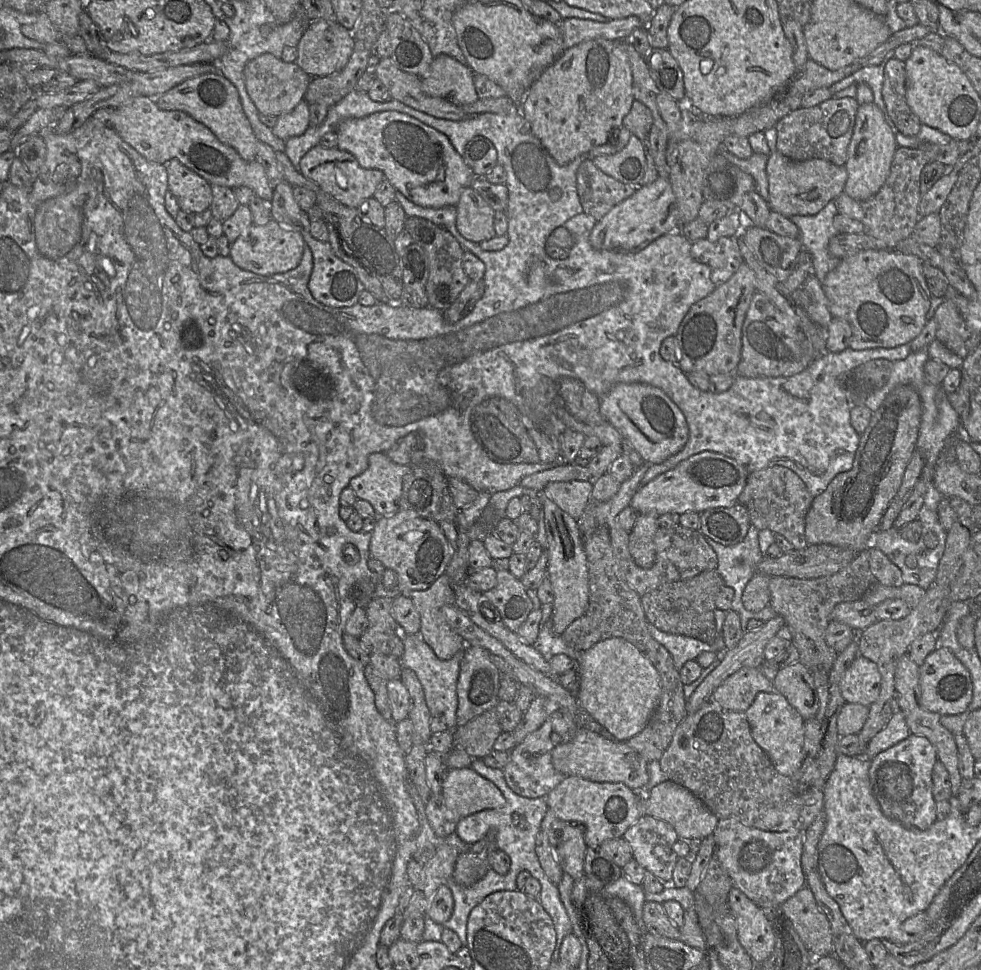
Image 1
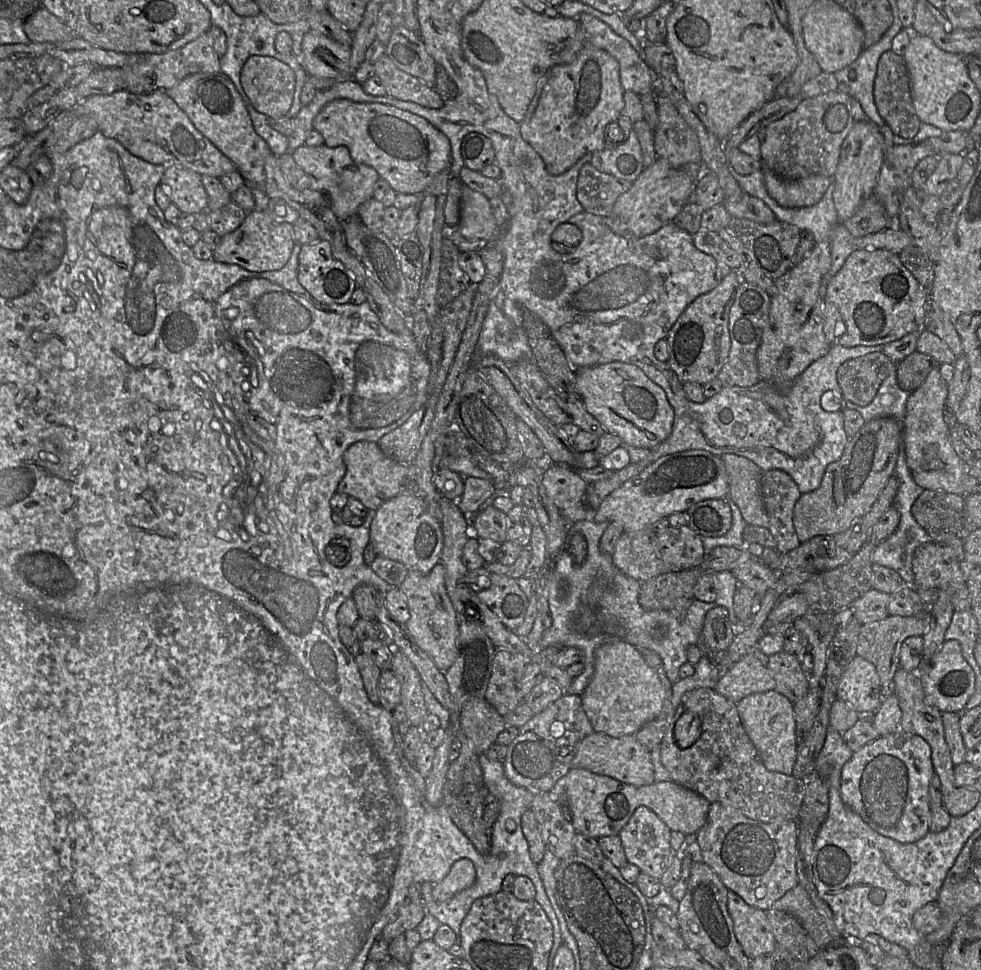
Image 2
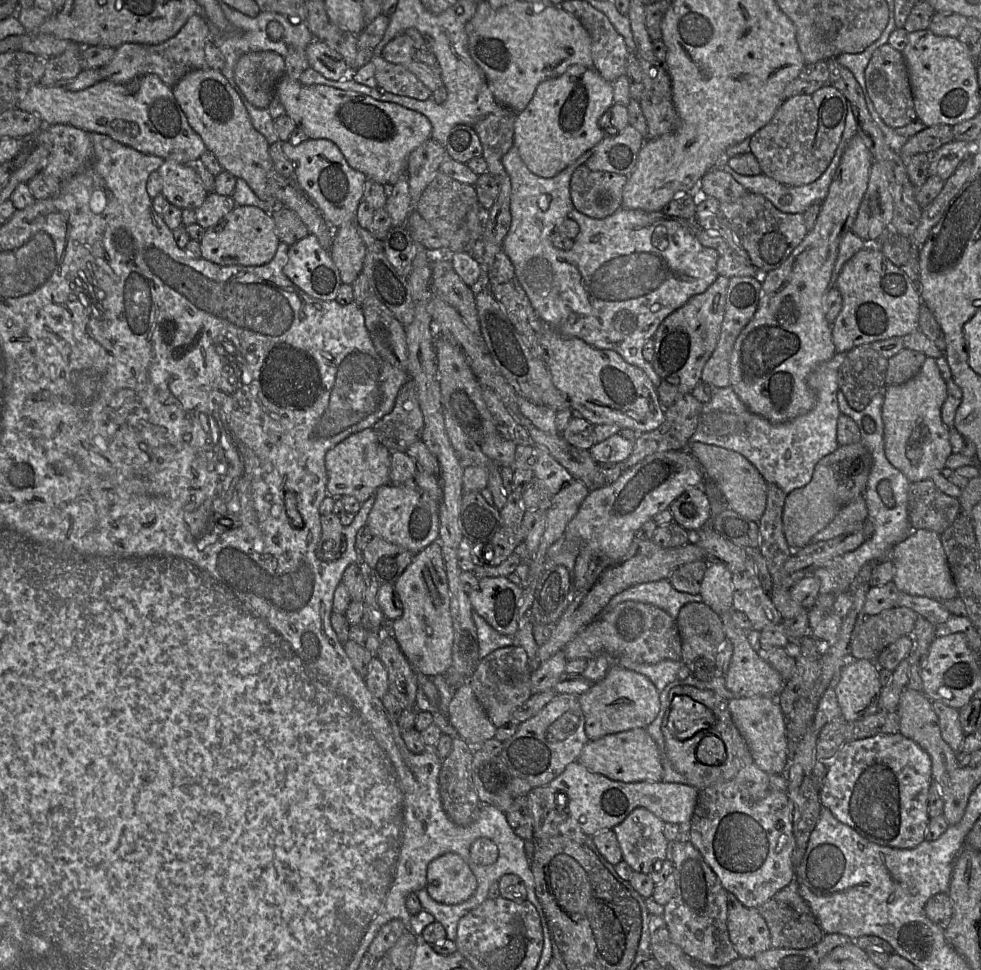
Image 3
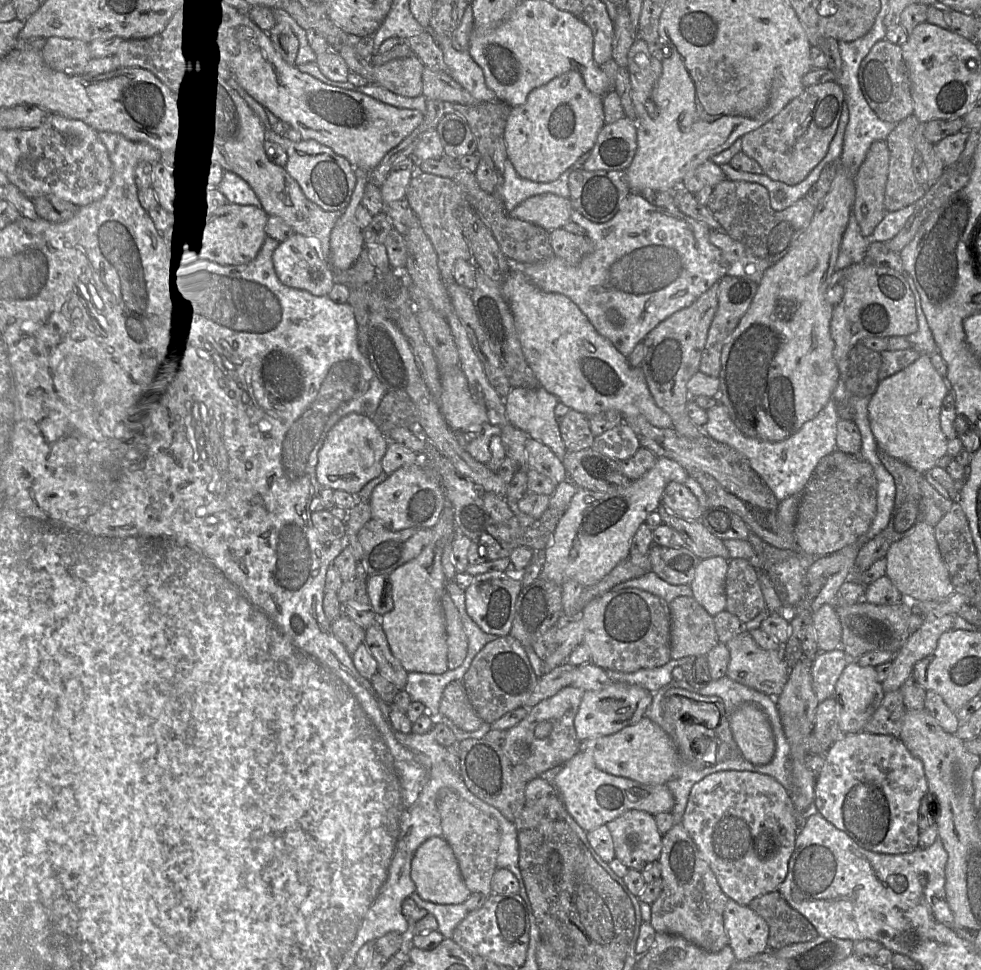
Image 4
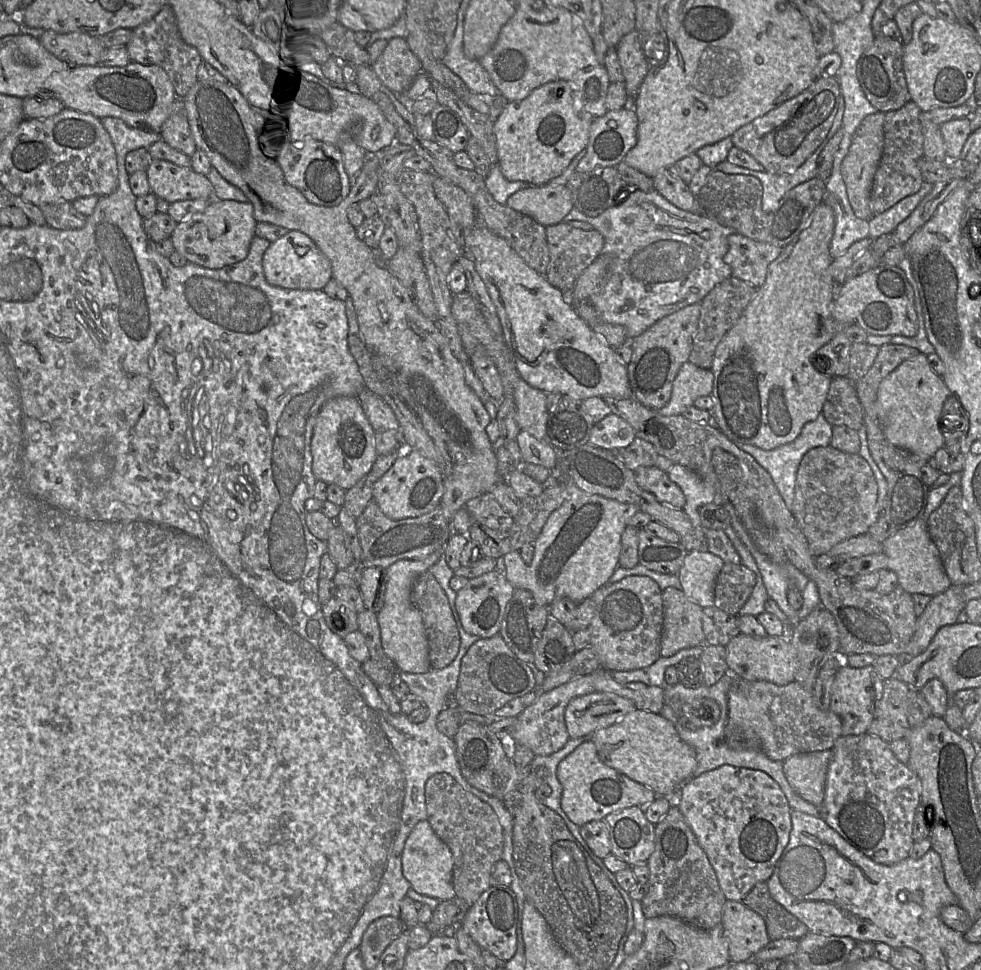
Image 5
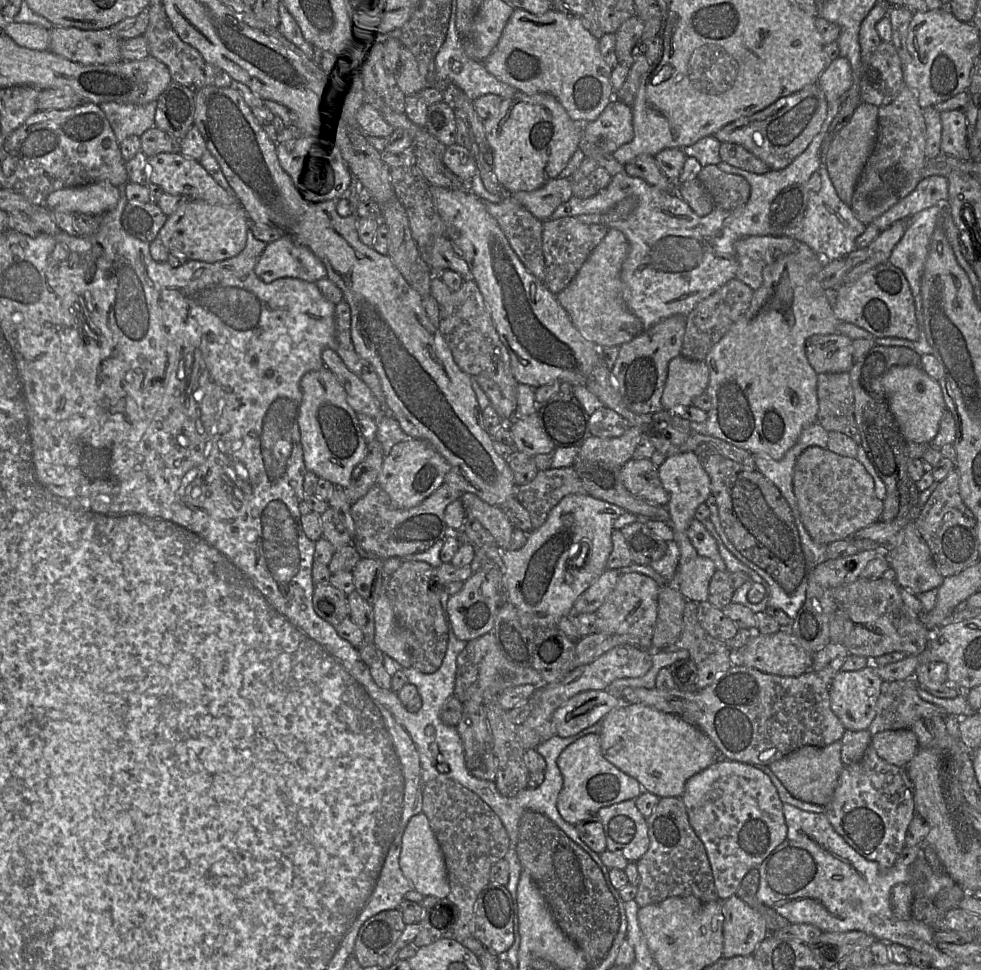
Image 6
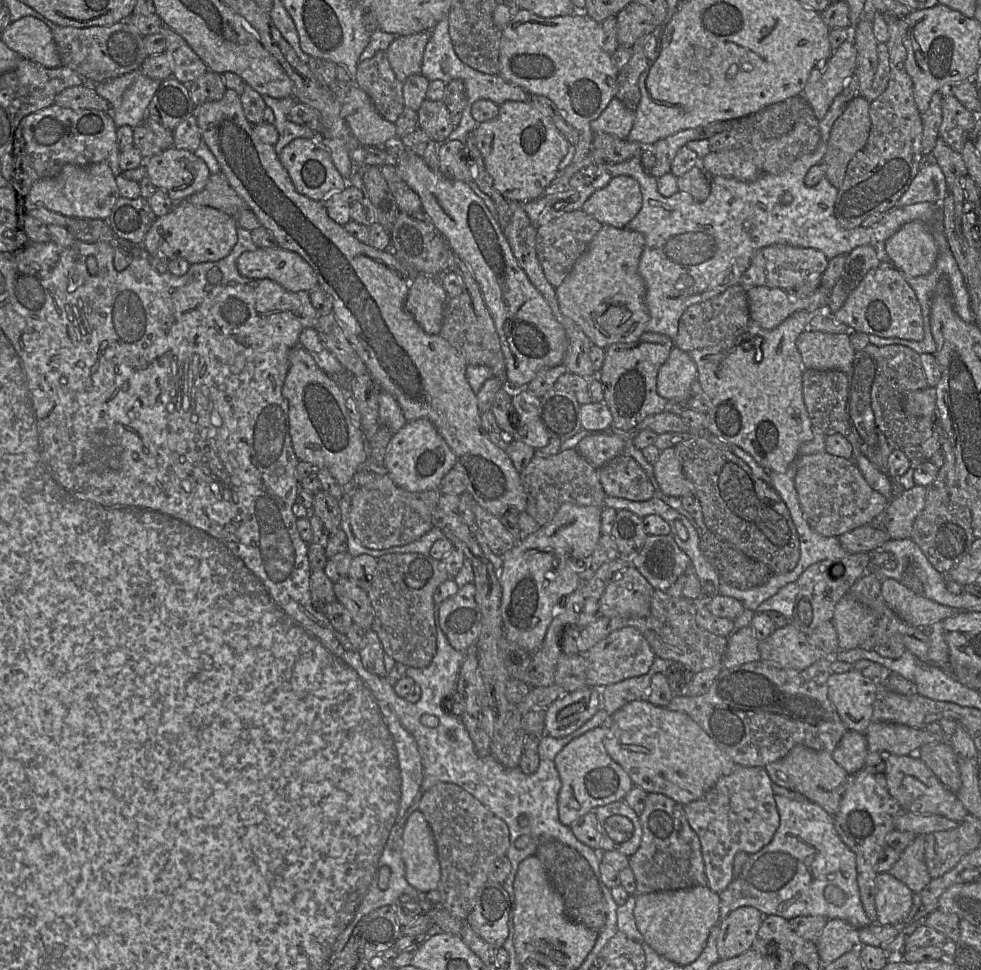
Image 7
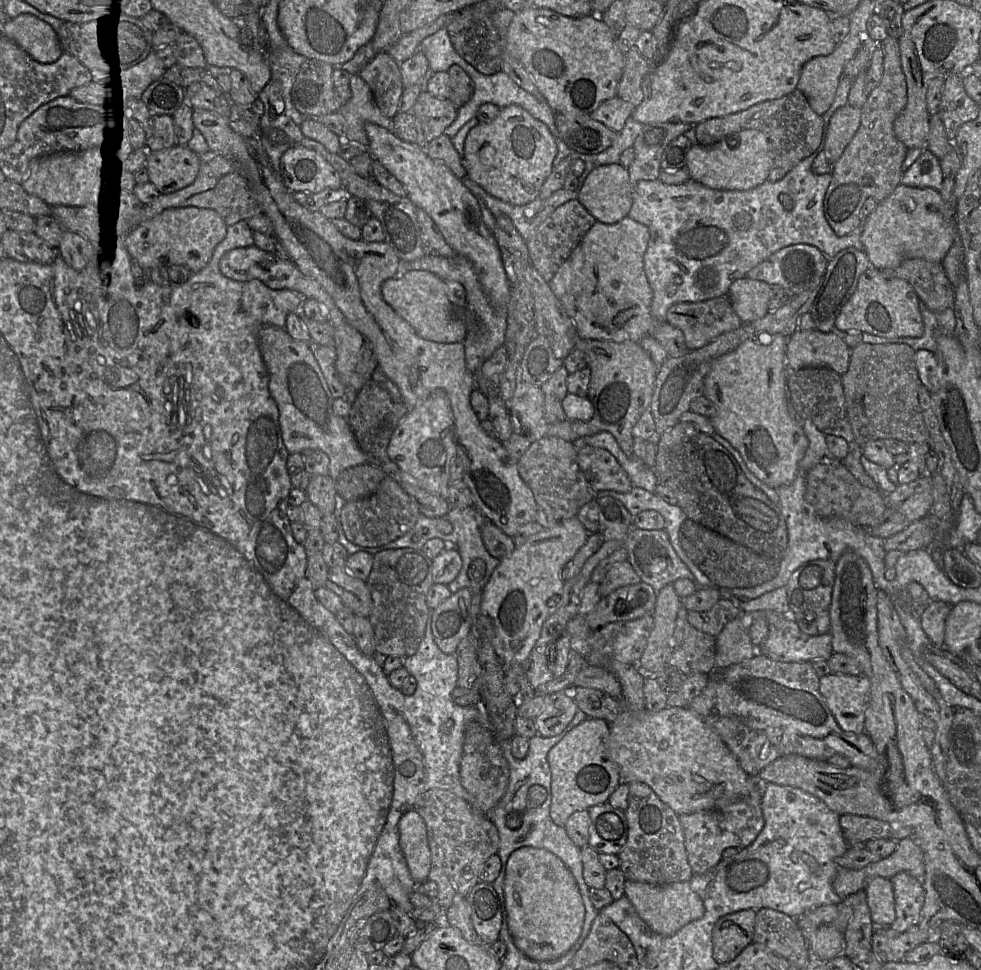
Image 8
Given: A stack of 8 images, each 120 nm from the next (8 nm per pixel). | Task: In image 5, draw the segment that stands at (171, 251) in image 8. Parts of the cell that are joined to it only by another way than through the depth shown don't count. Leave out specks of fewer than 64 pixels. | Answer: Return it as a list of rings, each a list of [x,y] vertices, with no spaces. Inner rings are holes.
[[[212,199],[204,211],[178,222],[170,238],[175,251],[188,262],[218,269],[247,257],[256,225],[254,208],[250,201]]]

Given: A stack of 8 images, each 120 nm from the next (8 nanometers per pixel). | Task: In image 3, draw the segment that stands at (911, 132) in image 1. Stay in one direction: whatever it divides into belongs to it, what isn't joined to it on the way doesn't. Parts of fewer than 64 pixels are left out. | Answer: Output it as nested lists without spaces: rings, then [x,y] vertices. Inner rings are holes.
[[[886,43],[877,48],[866,69],[865,87],[882,120],[894,129],[901,128],[917,119],[909,72],[902,52]]]

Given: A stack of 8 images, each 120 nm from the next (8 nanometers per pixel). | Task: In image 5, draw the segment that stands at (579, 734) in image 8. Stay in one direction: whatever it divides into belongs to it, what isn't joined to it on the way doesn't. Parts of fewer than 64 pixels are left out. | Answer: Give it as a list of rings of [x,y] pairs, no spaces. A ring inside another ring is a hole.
[[[591,740],[581,743],[560,761],[557,778],[562,785],[561,808],[579,827],[590,821],[603,820],[608,814],[628,807],[644,808],[657,797],[646,785],[604,764]]]

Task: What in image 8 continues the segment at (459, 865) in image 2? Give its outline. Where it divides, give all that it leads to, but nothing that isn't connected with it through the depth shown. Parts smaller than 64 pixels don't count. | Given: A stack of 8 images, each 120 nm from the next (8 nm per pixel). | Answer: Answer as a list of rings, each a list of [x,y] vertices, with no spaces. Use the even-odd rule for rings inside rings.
[[[410,810],[401,817],[399,843],[412,879],[416,883],[428,880],[431,851],[426,824],[417,811]]]

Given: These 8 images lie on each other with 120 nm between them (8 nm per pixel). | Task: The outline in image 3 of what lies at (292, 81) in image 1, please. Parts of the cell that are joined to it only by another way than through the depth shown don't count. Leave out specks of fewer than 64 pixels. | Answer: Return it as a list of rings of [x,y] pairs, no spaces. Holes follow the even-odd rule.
[[[273,51],[244,54],[235,68],[235,81],[248,101],[268,109],[277,82],[286,74],[285,58]]]

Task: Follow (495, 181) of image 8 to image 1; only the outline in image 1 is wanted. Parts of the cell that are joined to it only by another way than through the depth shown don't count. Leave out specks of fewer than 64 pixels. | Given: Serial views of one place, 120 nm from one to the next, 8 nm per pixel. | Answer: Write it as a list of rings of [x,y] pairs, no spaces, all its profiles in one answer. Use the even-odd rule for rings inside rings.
[[[594,39],[565,50],[545,69],[523,99],[521,113],[530,132],[558,165],[565,166],[591,149],[610,143],[610,137],[623,126],[623,119],[630,112],[634,100],[632,69],[624,48],[619,41]]]

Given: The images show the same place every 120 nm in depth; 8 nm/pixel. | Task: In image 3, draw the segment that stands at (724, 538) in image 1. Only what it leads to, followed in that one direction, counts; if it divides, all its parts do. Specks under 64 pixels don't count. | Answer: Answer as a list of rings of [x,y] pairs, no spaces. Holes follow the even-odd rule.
[[[693,487],[683,492],[668,508],[673,521],[688,531],[708,526],[712,518],[711,502],[703,487]]]

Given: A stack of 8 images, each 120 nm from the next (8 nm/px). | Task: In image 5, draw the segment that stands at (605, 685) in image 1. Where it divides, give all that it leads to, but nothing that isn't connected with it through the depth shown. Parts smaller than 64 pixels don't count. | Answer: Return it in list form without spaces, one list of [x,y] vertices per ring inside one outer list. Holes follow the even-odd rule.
[[[593,692],[573,698],[565,709],[565,724],[571,739],[608,727],[637,709],[634,703],[614,693]]]

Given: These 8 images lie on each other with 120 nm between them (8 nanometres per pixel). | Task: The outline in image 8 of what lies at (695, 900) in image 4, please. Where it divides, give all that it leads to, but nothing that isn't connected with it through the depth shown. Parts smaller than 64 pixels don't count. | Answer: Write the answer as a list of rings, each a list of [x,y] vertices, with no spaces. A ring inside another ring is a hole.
[[[628,783],[628,807],[624,811],[628,824],[627,841],[618,854],[619,869],[626,879],[651,884],[689,881],[694,872],[688,862],[680,815],[665,804],[645,783]]]

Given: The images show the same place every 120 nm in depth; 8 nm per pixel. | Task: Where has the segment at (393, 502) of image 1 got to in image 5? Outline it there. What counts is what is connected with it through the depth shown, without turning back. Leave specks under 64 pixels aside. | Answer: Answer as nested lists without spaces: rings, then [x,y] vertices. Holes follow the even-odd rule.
[[[340,396],[327,401],[316,417],[311,439],[315,478],[343,490],[353,487],[371,471],[376,461],[375,433],[356,397]]]

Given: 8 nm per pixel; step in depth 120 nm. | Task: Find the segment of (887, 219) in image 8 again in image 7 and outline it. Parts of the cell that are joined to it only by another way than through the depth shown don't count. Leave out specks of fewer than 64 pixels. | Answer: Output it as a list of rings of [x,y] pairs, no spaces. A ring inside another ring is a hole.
[[[922,221],[905,224],[886,241],[885,253],[900,272],[910,276],[929,274],[938,256],[932,226]]]

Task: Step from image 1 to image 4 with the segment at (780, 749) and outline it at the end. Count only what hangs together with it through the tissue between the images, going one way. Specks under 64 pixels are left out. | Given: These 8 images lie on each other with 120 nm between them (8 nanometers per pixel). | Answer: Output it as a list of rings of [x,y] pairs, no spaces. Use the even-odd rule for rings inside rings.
[[[743,703],[730,715],[733,738],[743,757],[754,765],[768,764],[775,754],[775,738],[765,713],[753,703]]]

